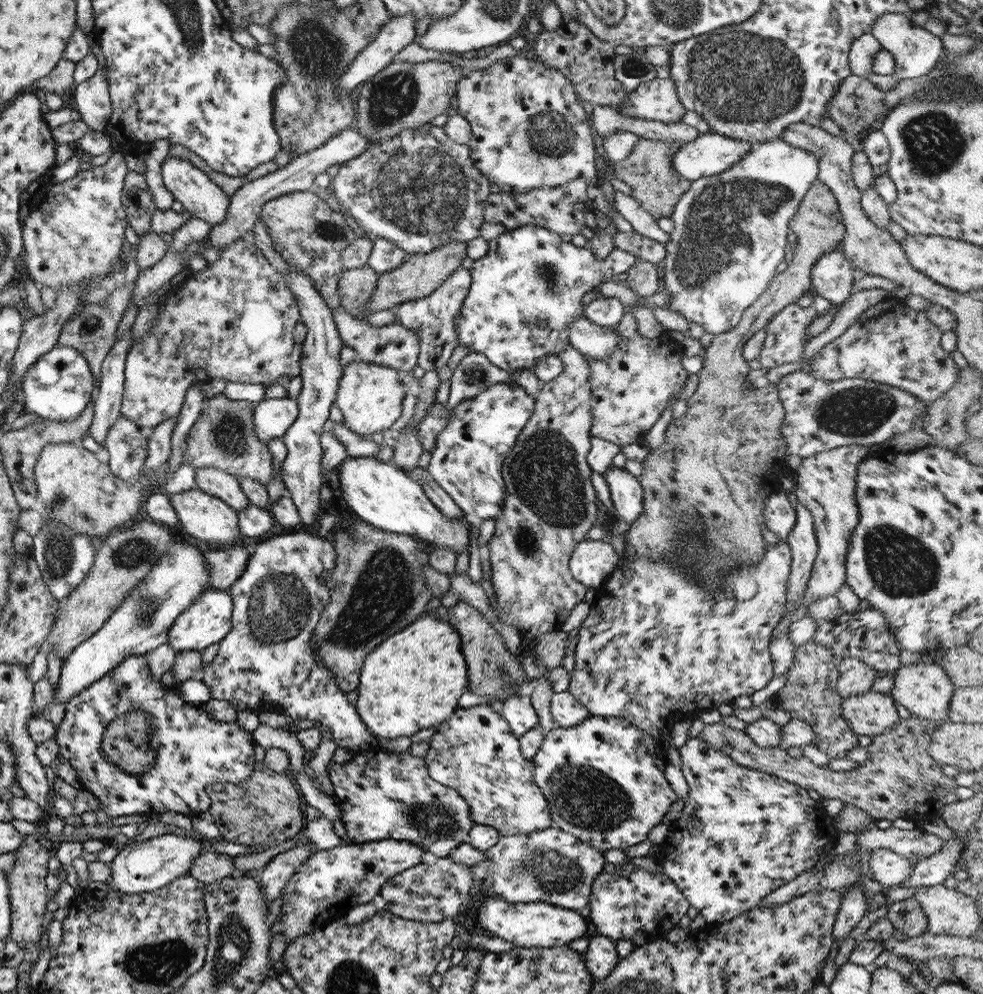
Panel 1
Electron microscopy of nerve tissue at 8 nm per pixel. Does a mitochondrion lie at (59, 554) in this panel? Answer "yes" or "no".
yes

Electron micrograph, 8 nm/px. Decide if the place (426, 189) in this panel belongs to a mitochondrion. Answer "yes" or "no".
yes

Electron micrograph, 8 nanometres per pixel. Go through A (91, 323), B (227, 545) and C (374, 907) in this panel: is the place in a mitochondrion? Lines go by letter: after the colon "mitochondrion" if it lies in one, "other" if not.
A: mitochondrion
B: other
C: other

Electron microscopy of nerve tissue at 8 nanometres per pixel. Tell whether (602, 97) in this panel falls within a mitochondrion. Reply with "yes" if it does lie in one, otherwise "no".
no

